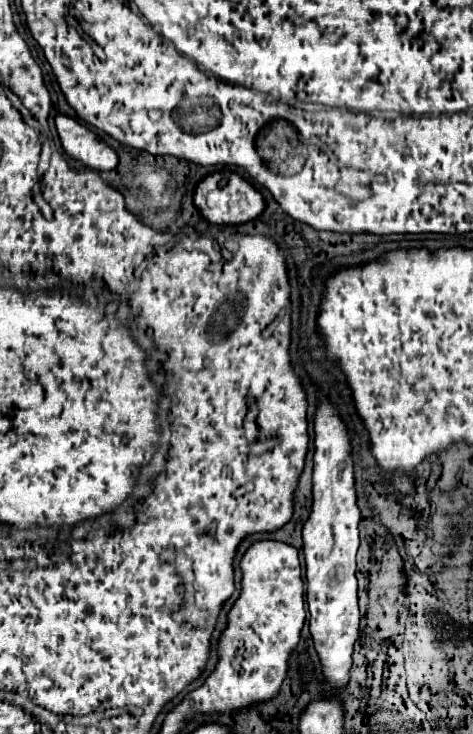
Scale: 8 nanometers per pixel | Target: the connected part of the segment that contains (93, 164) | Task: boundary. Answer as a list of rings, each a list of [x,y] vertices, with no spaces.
[[[56,115],[56,129],[62,149],[68,157],[84,163],[94,171],[110,171],[118,165],[116,153],[90,129],[68,115]]]

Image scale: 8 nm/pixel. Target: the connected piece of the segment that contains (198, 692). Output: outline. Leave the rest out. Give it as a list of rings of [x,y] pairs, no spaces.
[[[274,539],[256,541],[242,555],[240,569],[242,591],[218,639],[216,669],[182,701],[182,707],[192,707],[194,713],[230,713],[276,695],[288,669],[288,657],[300,639],[306,611],[298,551]]]

